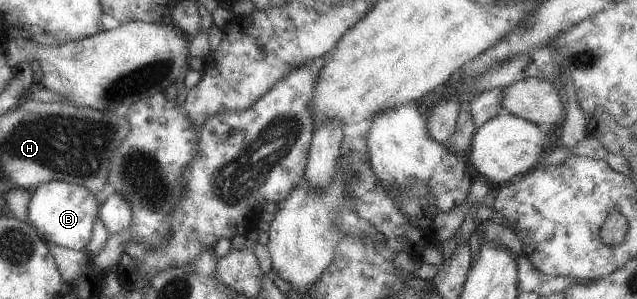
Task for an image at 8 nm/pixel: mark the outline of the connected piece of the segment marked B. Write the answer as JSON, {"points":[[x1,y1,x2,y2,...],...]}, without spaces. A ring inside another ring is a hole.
{"points":[[48,181,38,185,32,197,29,197,26,221,36,229,44,241,58,247,85,251,84,246,91,237,99,205,85,187,63,181]]}

